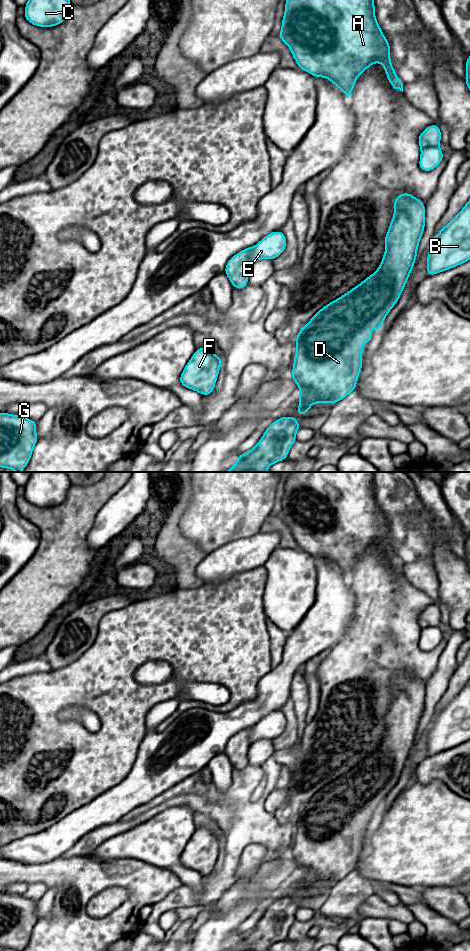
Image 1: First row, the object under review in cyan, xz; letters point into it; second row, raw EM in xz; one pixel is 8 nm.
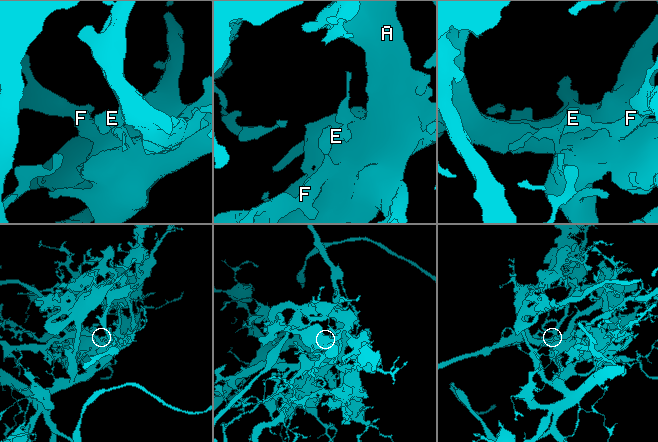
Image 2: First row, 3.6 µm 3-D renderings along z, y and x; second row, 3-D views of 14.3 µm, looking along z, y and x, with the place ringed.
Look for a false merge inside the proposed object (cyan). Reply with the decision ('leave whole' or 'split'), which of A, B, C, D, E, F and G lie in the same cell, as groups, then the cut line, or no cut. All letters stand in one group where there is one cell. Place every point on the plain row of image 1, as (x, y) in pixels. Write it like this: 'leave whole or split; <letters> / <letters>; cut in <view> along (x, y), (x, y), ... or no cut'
split; A D F G / B C E; cut in xz along (437, 626), (426, 626), (421, 630)

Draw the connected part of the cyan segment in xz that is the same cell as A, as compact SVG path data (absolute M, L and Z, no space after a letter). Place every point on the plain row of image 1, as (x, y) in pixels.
M292 472L286 479L281 505L278 516L290 528L299 548L316 558L327 558L348 578L356 559L376 542L383 545L390 565L403 572L403 563L391 544L390 524L375 498L374 472Z

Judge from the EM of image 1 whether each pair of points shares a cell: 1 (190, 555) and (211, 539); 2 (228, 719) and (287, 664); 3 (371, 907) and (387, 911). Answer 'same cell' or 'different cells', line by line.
1: different cells
2: same cell
3: same cell

